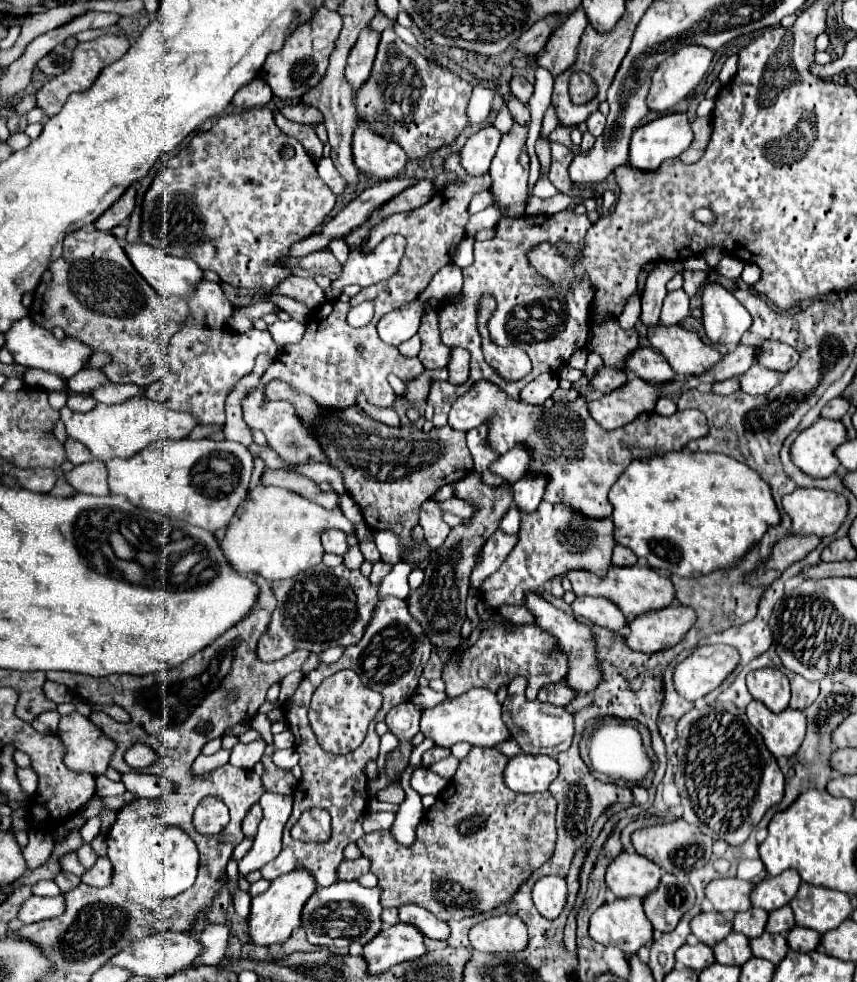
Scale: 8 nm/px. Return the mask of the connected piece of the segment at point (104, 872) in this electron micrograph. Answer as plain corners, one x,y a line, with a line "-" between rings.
100,856
96,860
96,864
92,868
88,868
84,874
82,874
82,882
88,884
88,886
108,886
110,884
110,878
112,878
112,864
106,856

